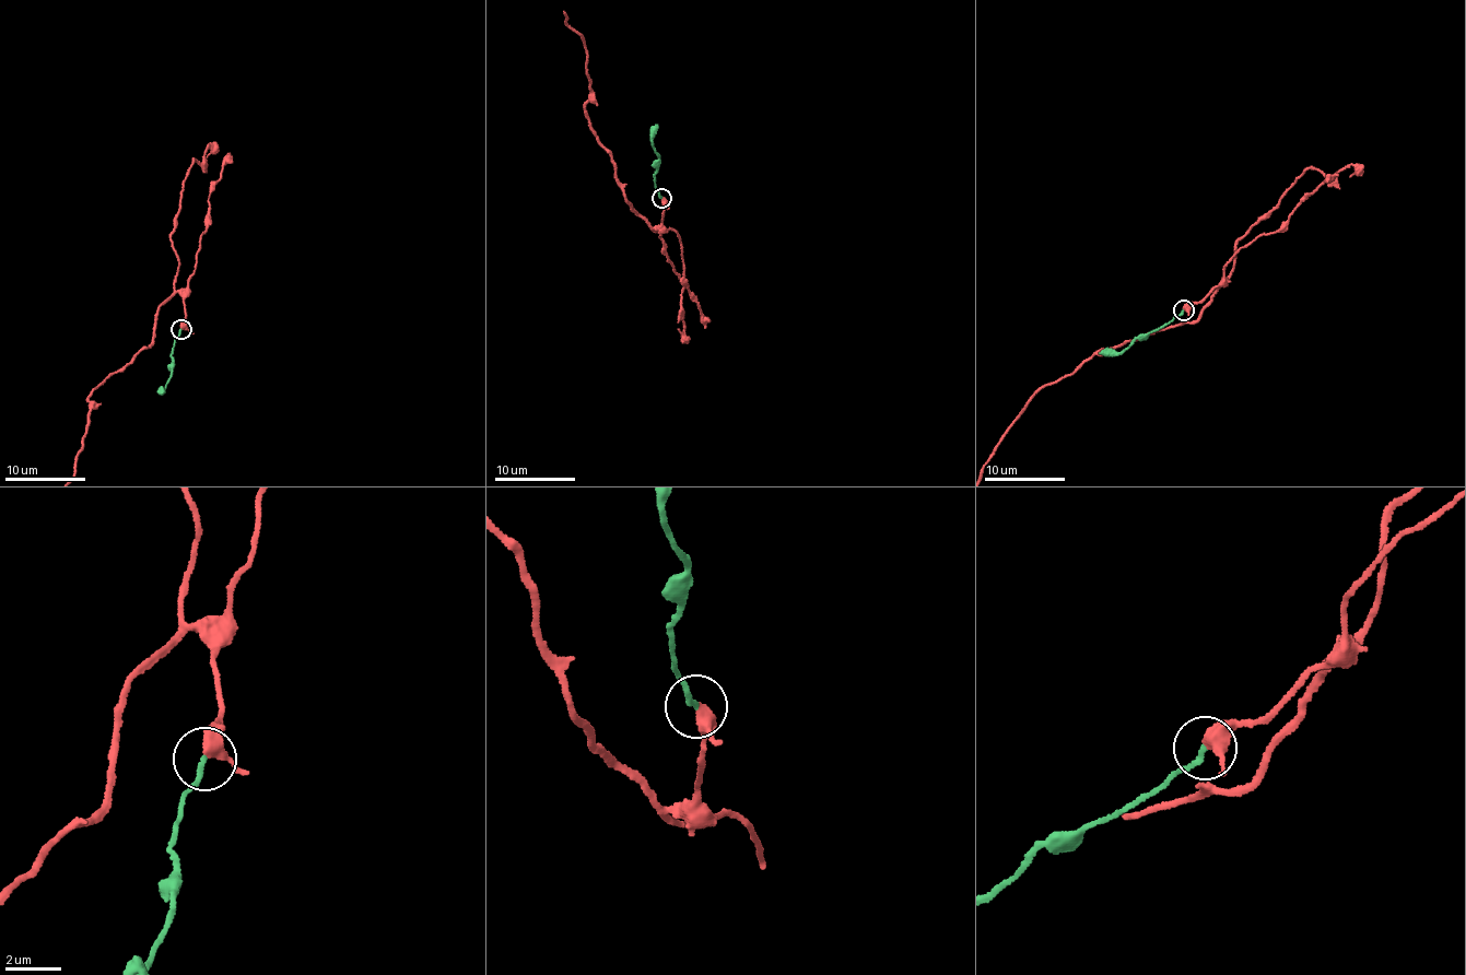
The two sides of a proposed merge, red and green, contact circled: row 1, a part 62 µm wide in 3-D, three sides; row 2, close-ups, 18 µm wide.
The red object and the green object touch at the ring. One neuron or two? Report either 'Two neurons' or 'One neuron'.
One neuron

